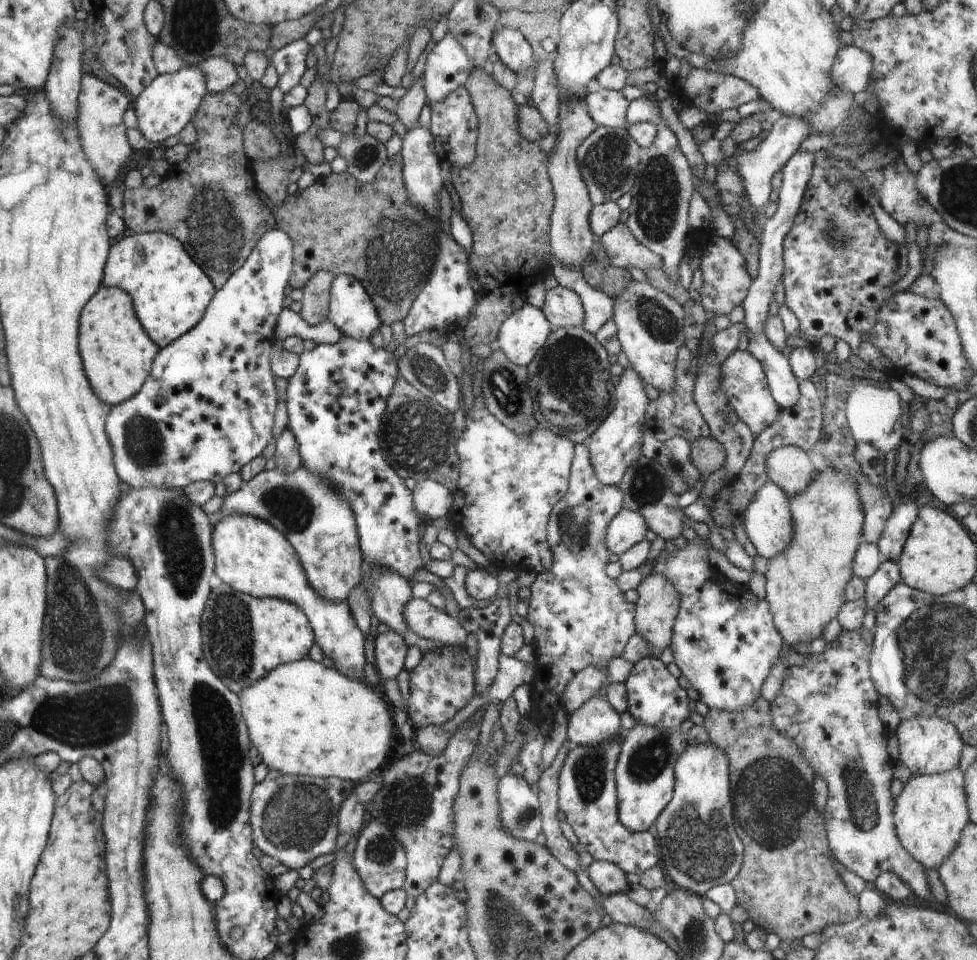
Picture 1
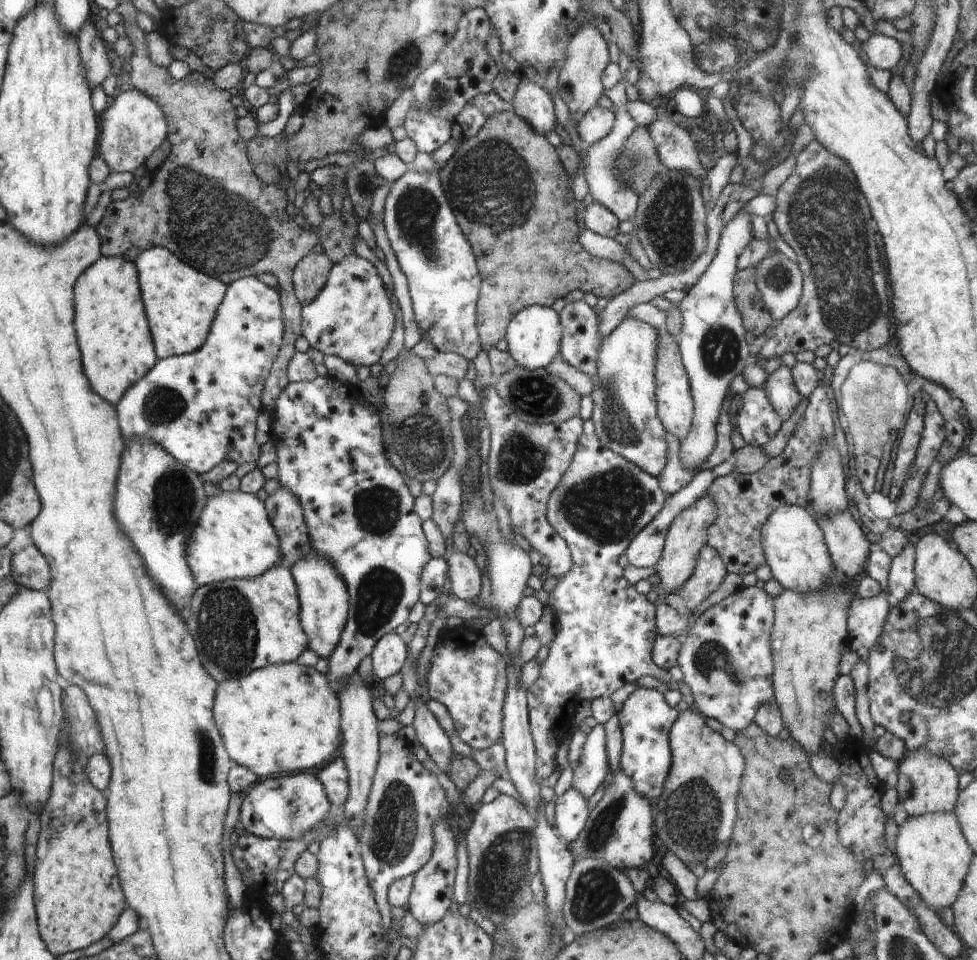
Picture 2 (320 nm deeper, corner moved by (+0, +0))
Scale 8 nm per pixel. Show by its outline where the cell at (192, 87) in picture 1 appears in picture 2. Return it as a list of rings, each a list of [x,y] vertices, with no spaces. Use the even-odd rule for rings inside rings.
[[[136,89],[121,92],[114,97],[102,120],[104,122],[100,133],[99,151],[112,172],[134,172],[146,162],[146,158],[162,144],[162,140],[170,132],[166,115],[159,103]]]

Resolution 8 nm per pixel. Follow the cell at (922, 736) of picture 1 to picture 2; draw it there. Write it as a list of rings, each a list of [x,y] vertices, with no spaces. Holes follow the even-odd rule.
[[[923,749],[909,755],[898,762],[898,804],[904,806],[904,810],[910,817],[922,816],[930,813],[947,813],[955,809],[959,795],[959,774],[943,758],[929,755]]]

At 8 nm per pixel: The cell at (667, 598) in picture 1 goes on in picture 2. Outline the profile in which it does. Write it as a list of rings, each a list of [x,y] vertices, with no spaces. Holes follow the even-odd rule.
[[[704,495],[696,501],[696,504],[689,506],[676,515],[665,536],[662,558],[654,568],[657,570],[654,583],[661,594],[670,594],[679,589],[694,572],[700,549],[707,544],[707,530],[715,521],[717,508],[713,498]]]

